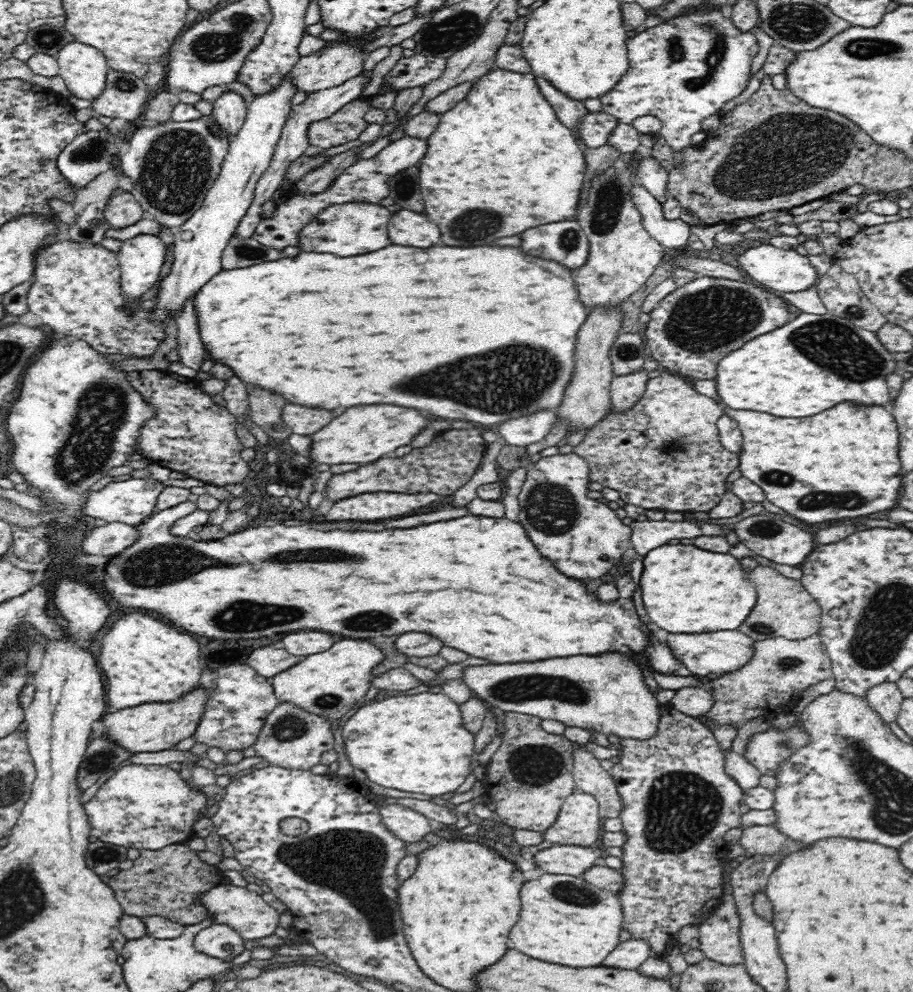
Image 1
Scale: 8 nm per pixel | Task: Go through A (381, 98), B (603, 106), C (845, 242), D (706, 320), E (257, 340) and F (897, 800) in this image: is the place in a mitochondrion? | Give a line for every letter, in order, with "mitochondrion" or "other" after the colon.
A: other
B: other
C: other
D: mitochondrion
E: other
F: mitochondrion

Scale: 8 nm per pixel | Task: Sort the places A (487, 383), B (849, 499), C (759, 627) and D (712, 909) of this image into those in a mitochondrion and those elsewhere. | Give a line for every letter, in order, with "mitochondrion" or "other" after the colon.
A: mitochondrion
B: mitochondrion
C: mitochondrion
D: other

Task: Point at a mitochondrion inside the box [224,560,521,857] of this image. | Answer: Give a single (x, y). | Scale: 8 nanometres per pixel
(372, 620)

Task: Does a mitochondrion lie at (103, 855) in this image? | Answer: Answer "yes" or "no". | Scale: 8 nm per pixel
yes

